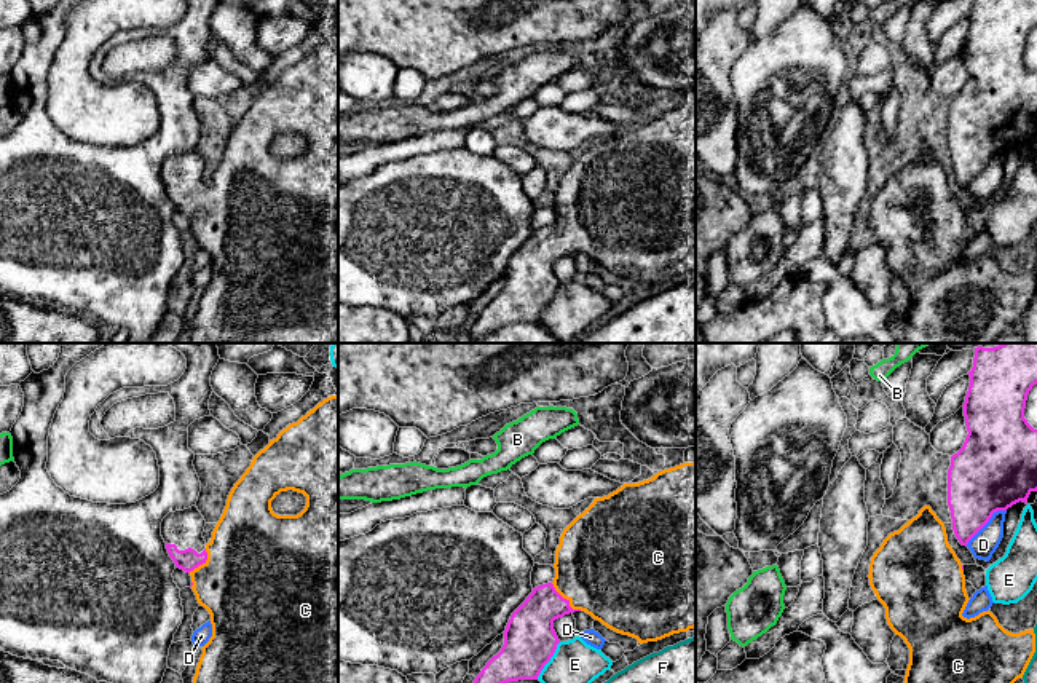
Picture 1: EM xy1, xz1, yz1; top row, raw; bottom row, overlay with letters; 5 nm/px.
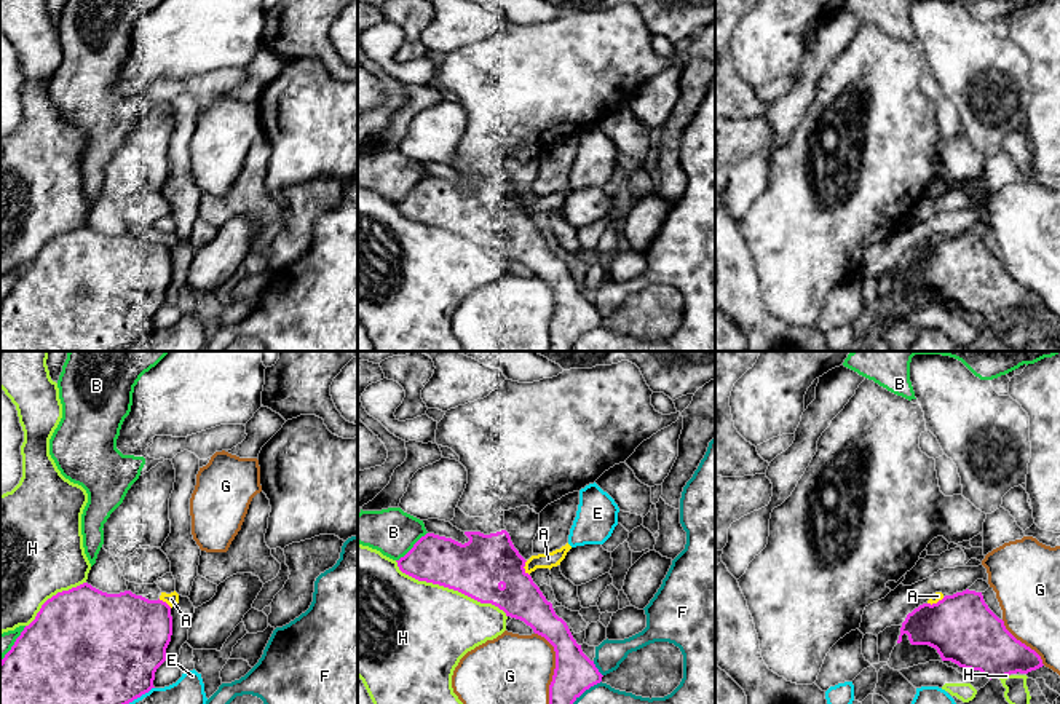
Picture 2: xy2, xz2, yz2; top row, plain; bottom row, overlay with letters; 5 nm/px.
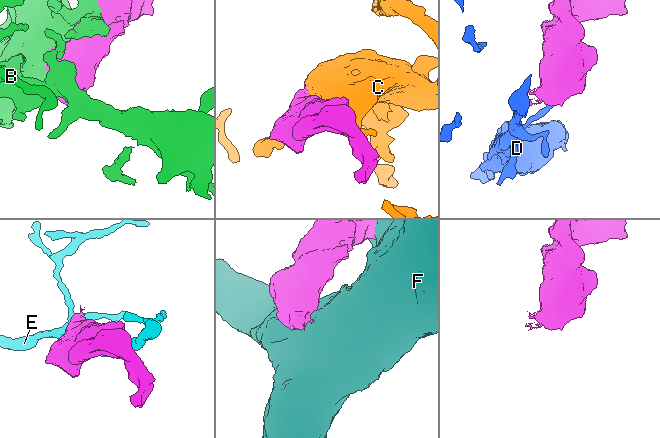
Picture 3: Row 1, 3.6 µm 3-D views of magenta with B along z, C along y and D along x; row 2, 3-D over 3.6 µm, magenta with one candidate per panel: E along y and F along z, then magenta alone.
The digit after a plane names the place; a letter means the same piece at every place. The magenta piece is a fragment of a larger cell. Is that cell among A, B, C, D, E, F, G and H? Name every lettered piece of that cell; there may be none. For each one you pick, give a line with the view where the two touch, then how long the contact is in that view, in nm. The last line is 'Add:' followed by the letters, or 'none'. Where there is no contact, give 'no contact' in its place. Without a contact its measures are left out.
C: meets magenta in xz1; contact 220 nm long
Add: C

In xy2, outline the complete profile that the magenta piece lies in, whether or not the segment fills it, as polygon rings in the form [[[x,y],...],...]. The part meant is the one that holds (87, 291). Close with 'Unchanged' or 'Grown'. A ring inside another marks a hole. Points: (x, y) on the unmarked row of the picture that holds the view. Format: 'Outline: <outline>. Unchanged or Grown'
Outline: [[[88,225],[48,241],[0,303],[0,351],[121,351],[153,329],[172,278],[171,249],[131,233],[107,236]]]. Unchanged

